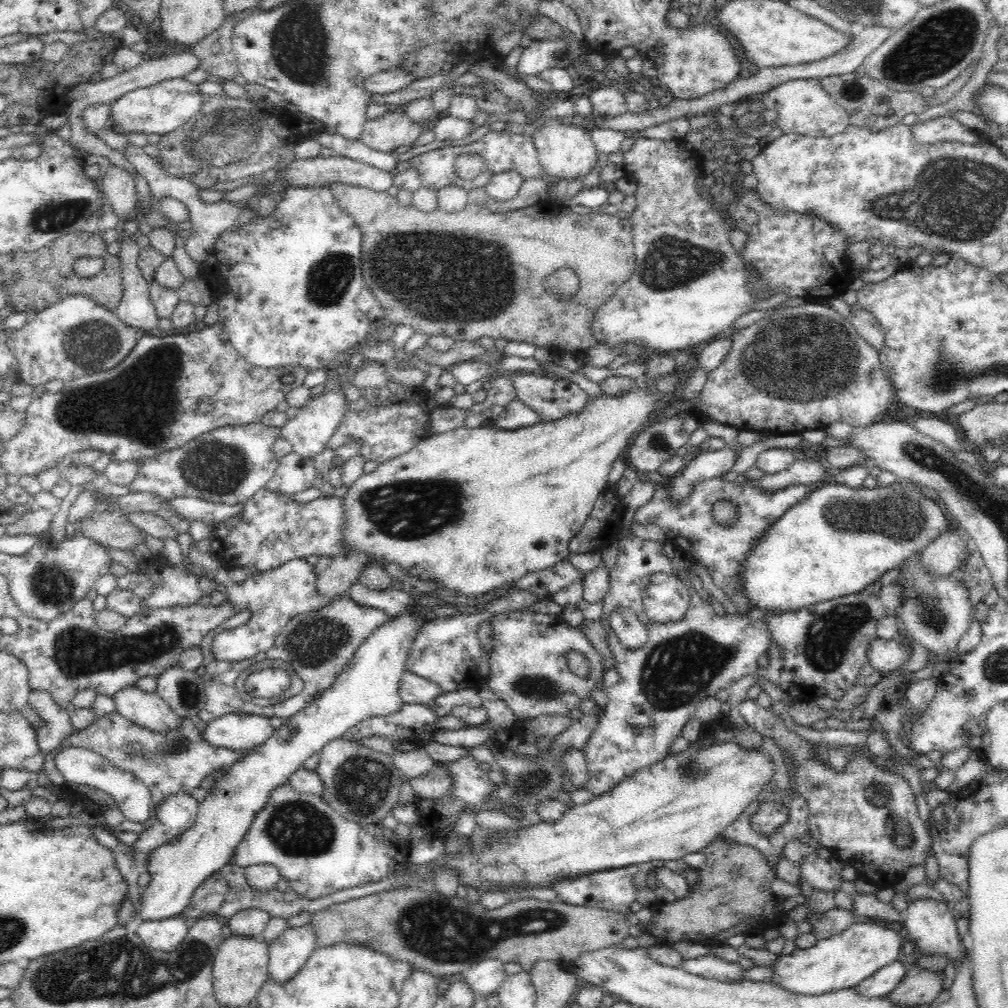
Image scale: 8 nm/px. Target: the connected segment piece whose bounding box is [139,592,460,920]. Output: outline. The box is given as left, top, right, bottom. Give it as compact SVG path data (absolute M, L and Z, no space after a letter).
M435 592L414 596L414 602L408 610L400 612L398 616L392 616L388 622L380 624L378 628L356 649L349 665L341 672L336 680L323 690L306 708L283 721L281 727L276 728L272 736L269 736L258 748L248 753L240 759L234 766L227 770L224 778L216 781L213 791L208 794L208 798L199 804L198 817L188 832L174 840L172 844L166 844L152 852L152 856L147 858L148 872L151 880L148 887L143 890L139 904L139 920L163 920L180 915L184 908L190 903L192 892L202 884L206 878L212 876L216 870L220 870L225 864L230 863L236 846L248 833L252 820L265 808L267 799L270 797L272 789L280 784L289 781L290 776L303 767L304 761L314 753L319 753L325 744L331 740L342 738L347 734L354 724L358 724L364 718L371 716L386 716L390 712L400 710L403 702L398 695L398 686L402 674L406 671L406 661L408 651L416 638L420 627L428 620L429 616L438 608L444 605L450 607L460 607L458 604L447 604Z

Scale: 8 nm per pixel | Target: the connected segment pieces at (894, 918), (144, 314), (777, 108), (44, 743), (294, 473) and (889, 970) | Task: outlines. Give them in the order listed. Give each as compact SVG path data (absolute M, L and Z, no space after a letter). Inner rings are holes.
M857 892L852 896L854 899L853 910L850 911L856 916L868 918L876 918L876 920L884 920L888 924L903 924L905 922L905 914L894 910L894 904L886 904L876 897L875 892L866 894L865 892Z
M130 235L124 236L121 241L122 246L118 255L122 265L123 296L119 307L114 309L114 312L116 312L120 321L140 332L155 330L160 322L160 318L156 315L156 309L153 308L150 301L149 284L142 277L142 273L140 273L140 269L136 265L139 256L138 246L132 241Z
M794 79L761 93L763 109L777 113L776 124L783 134L813 137L829 137L842 132L850 125L849 114L828 95L821 85L821 79Z
M32 691L27 702L43 723L35 730L38 750L45 755L64 748L65 740L76 732L67 709L56 704L54 697L46 691Z
M292 451L279 460L275 475L265 484L274 493L298 494L313 487L315 464Z
M903 959L895 960L862 981L856 987L857 992L872 998L888 996L904 980L905 974Z

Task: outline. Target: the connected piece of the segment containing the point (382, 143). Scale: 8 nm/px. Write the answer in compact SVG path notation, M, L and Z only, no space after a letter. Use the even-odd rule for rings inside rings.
M389 110L377 119L367 120L359 140L374 150L391 152L398 146L410 145L424 128L424 125L414 122L403 110Z

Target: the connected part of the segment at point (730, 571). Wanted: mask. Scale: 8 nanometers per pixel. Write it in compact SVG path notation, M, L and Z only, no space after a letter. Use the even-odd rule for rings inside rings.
M723 475L696 483L691 495L688 495L682 504L670 507L668 499L664 497L666 491L658 484L652 500L632 514L631 522L656 523L666 533L667 539L689 551L694 560L702 562L710 577L714 579L714 584L720 586L730 596L730 600L738 605L738 608L748 611L750 602L740 587L744 558L752 548L752 544L768 530L768 526L772 526L772 522L776 522L791 506L798 504L807 493L808 488L803 484L785 486L778 490L766 490L760 488L755 480L745 476L742 480L727 481ZM722 498L731 500L738 507L737 517L729 527L716 525L712 519L712 504Z

